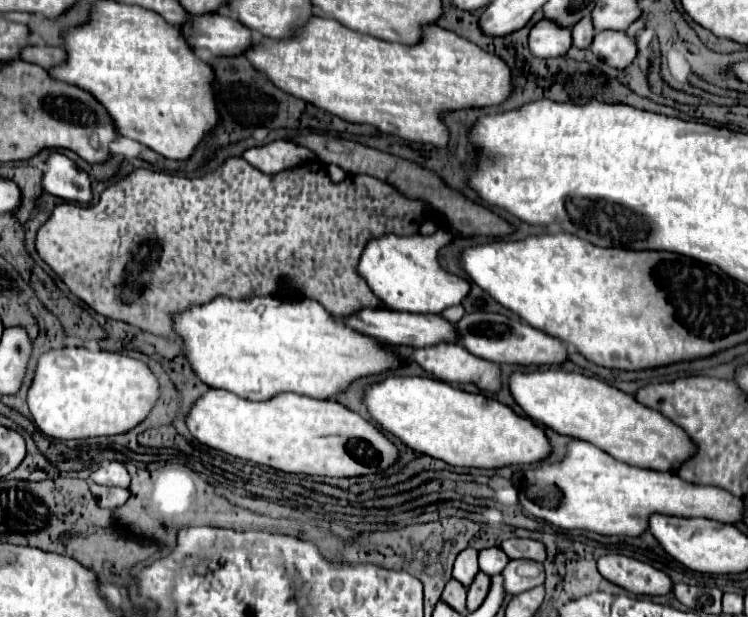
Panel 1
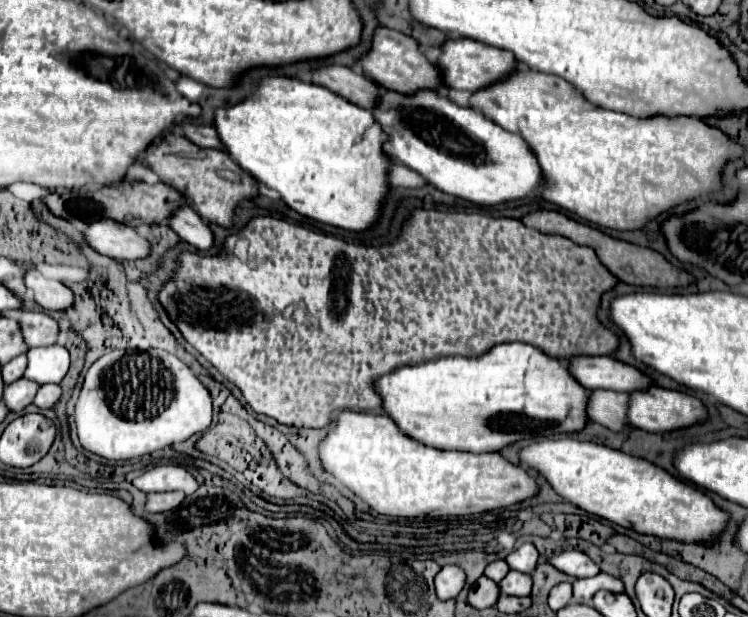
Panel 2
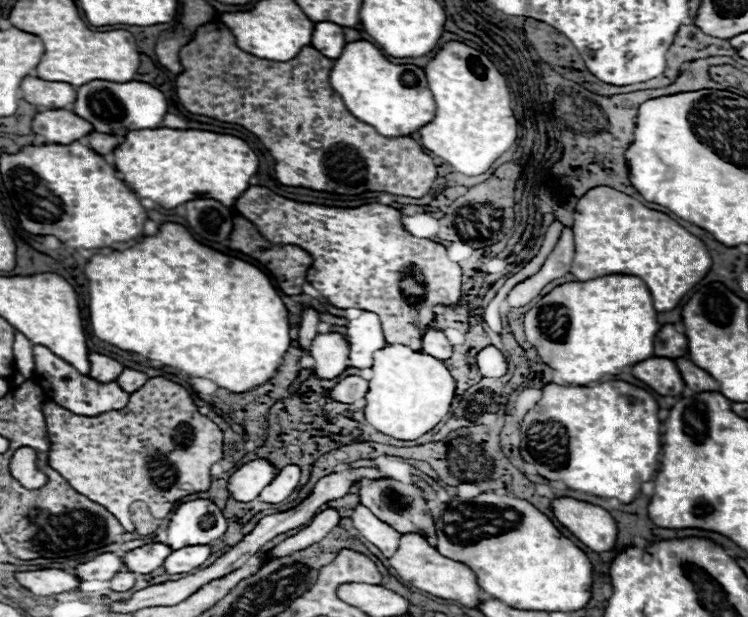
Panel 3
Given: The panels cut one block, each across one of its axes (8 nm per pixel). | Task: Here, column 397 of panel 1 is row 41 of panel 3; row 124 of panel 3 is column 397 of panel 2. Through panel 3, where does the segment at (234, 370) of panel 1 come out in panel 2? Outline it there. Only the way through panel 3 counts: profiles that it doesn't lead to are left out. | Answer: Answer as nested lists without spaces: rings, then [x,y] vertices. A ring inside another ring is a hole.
[[[512,342],[498,344],[488,354],[478,358],[436,358],[418,366],[398,368],[380,380],[376,390],[384,400],[386,414],[400,426],[402,432],[424,442],[426,446],[440,450],[464,450],[464,452],[500,452],[502,448],[518,440],[554,438],[560,434],[572,434],[584,430],[588,424],[586,394],[588,390],[574,380],[568,366],[558,358],[550,358],[536,346]]]

